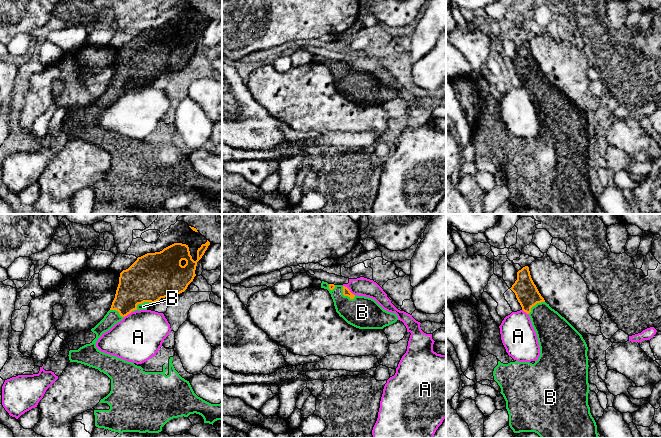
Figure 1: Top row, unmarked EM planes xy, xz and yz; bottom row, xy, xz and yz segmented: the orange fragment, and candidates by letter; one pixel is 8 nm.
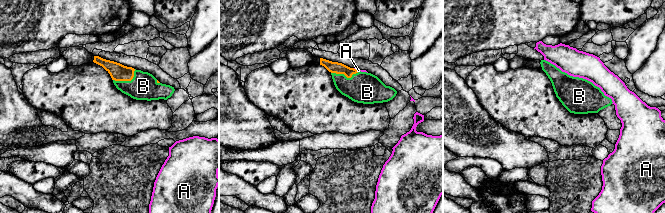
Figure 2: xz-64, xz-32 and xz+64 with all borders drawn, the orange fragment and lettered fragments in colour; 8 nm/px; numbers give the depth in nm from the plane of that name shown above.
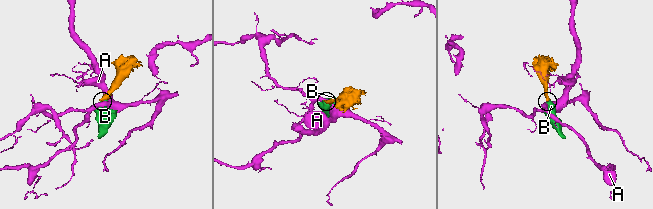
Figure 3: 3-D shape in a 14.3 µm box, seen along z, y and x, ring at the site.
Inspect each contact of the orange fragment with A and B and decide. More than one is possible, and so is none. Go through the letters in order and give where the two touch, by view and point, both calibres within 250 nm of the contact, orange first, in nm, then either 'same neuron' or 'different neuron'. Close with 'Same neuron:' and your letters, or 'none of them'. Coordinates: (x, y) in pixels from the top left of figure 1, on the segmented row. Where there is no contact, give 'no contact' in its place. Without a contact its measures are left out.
A: meets orange in xz at (349, 290); 60 nm thick on the orange side, 150 nm on the other; different neuron
B: meets orange in xy at (140, 303); 380 nm thick on the orange side, 60 nm on the other; same neuron
Same neuron: B

